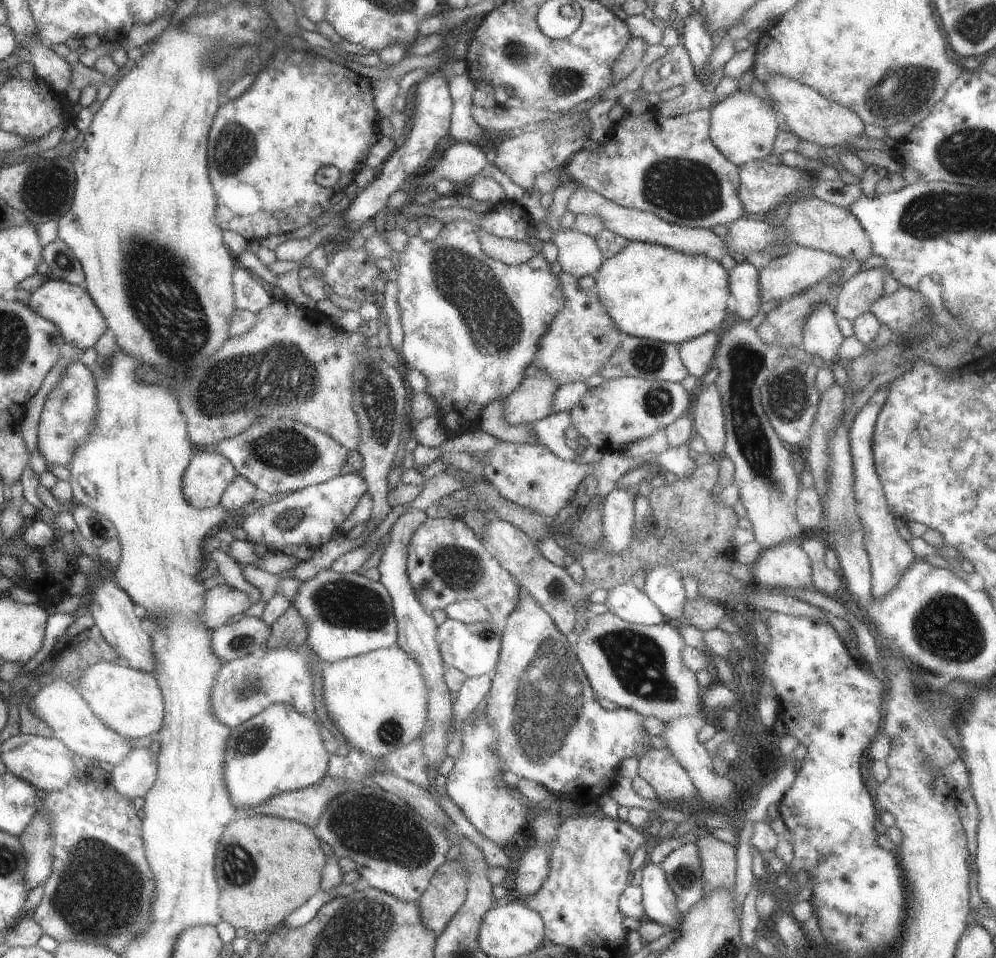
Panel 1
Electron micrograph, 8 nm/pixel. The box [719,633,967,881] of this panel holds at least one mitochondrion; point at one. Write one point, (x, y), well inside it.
(927, 712)

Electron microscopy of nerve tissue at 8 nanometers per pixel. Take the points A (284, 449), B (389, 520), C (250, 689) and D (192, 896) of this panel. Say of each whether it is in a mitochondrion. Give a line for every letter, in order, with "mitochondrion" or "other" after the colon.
A: mitochondrion
B: other
C: mitochondrion
D: other

